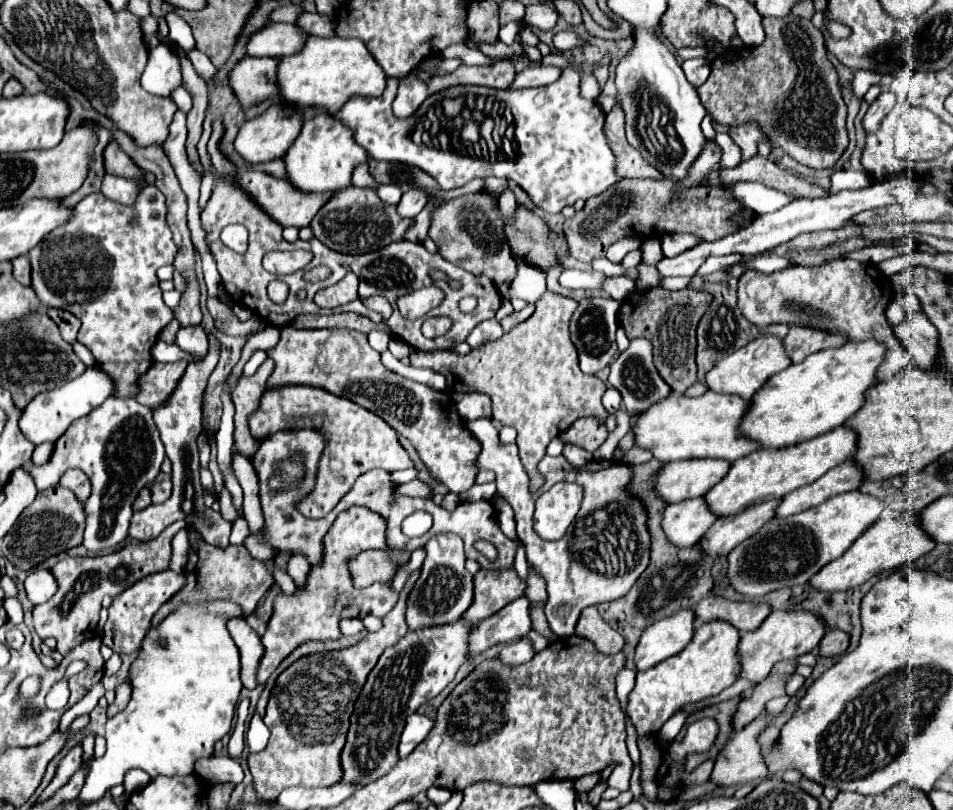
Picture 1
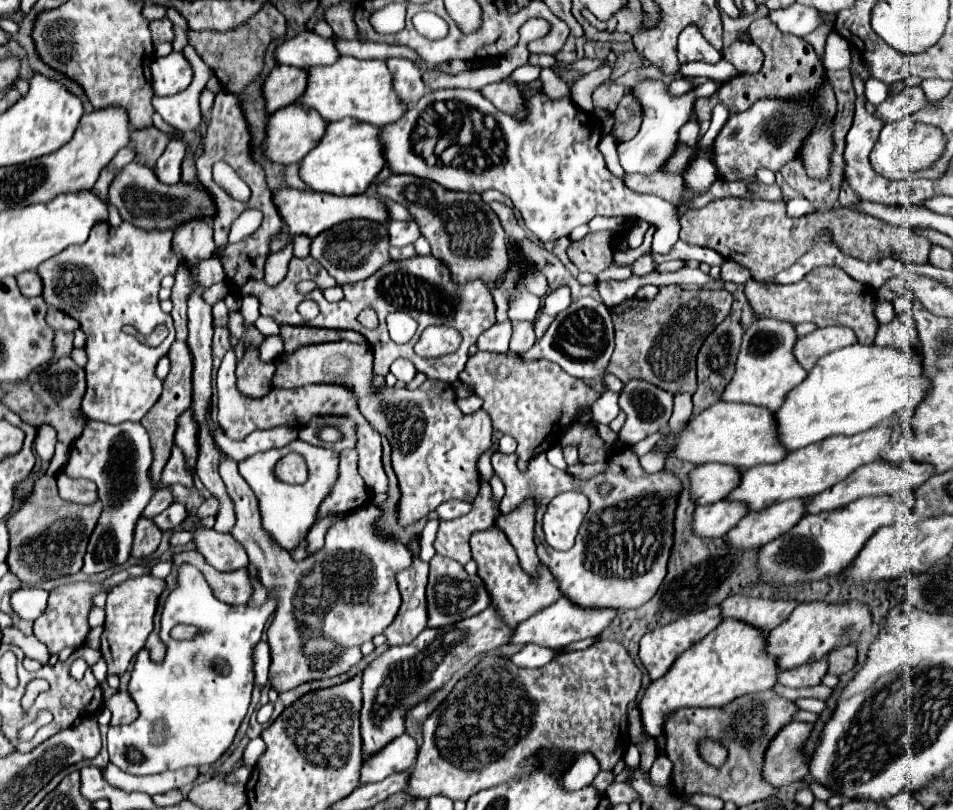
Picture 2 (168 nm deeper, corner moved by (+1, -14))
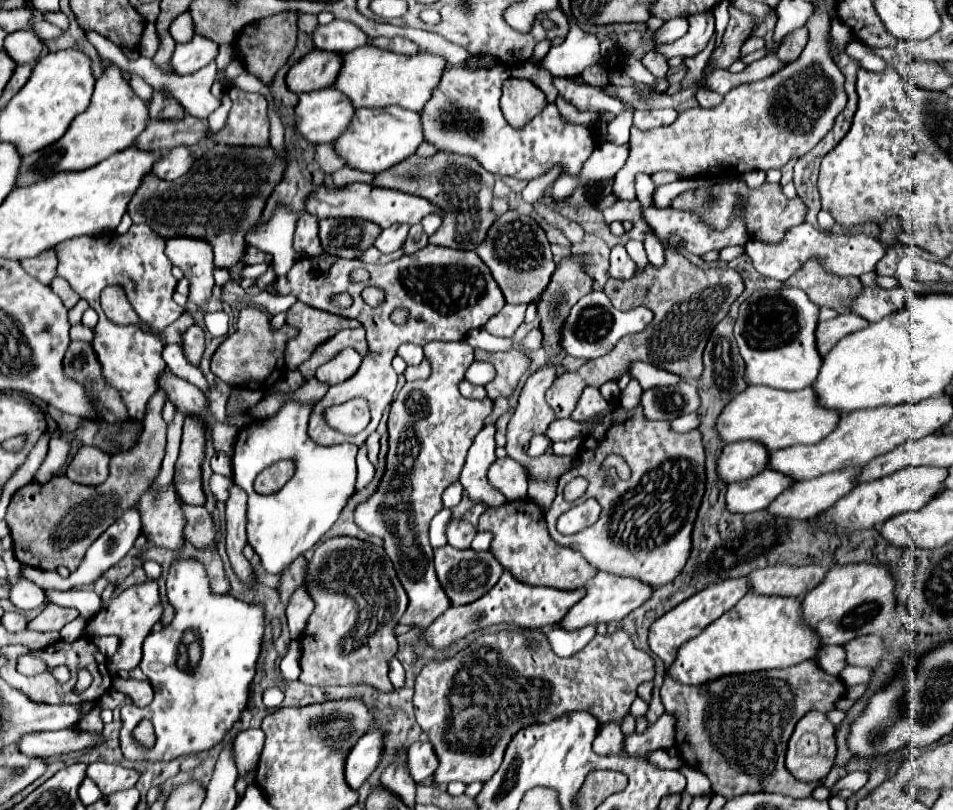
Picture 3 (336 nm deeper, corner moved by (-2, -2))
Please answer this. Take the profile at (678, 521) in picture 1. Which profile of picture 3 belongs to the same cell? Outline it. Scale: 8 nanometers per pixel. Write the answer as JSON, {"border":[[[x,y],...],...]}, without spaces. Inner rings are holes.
{"border":[[[766,468],[754,478],[730,484],[726,492],[726,506],[730,508],[730,512],[742,514],[764,510],[768,508],[768,504],[772,504],[772,500],[778,494],[782,494],[792,484],[794,484],[792,476]]]}

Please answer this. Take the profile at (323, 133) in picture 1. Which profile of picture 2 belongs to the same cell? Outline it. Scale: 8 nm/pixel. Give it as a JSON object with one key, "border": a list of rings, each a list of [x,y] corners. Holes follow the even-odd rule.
{"border":[[[351,118],[331,122],[325,130],[325,136],[319,144],[301,160],[299,176],[315,192],[335,194],[335,196],[353,196],[365,194],[371,182],[381,172],[385,160],[377,140],[379,128],[373,124],[363,124]]]}

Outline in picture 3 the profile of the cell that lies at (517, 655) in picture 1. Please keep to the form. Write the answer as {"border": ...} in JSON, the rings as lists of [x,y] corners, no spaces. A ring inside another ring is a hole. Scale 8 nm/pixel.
{"border":[[[588,624],[578,630],[564,630],[564,628],[552,628],[546,632],[550,636],[552,650],[558,656],[572,656],[580,652],[594,636],[596,636],[596,624]]]}

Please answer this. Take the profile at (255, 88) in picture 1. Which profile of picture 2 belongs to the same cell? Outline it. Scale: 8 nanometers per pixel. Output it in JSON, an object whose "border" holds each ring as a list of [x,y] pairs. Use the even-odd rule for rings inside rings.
{"border":[[[275,66],[261,86],[267,114],[273,114],[279,108],[285,108],[297,102],[299,92],[303,92],[303,84],[307,84],[305,70]]]}

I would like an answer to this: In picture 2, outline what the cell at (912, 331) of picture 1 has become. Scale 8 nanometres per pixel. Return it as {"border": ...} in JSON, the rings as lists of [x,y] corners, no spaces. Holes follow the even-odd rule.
{"border":[[[911,312],[897,314],[891,324],[881,324],[879,332],[875,336],[877,346],[891,346],[897,350],[915,350],[919,348],[919,334],[917,324]]]}

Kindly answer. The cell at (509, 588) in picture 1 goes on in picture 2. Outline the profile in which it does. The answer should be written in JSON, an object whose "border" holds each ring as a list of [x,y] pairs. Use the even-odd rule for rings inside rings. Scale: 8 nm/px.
{"border":[[[491,526],[483,532],[475,532],[471,536],[471,546],[473,546],[473,560],[477,562],[477,574],[483,580],[491,604],[495,606],[497,616],[503,620],[503,624],[515,626],[527,616],[533,616],[533,612],[539,612],[547,608],[547,604],[553,604],[555,600],[561,598],[561,592],[555,586],[555,578],[547,572],[545,566],[539,566],[539,580],[531,580],[521,570],[515,548],[511,546],[503,530],[499,530],[497,526]]]}

